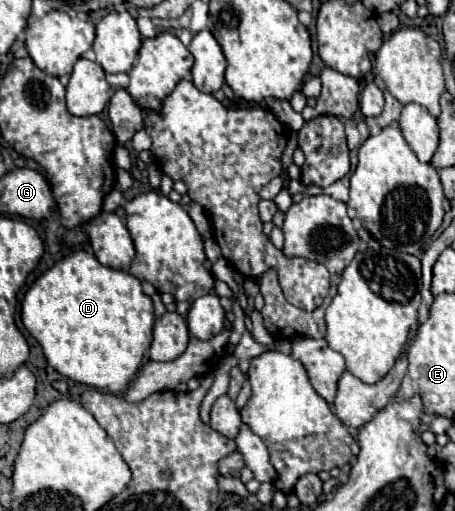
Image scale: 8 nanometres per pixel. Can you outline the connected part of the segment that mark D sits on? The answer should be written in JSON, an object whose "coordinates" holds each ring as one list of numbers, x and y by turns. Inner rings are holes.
{"coordinates":[[87,251,71,253,35,279,21,301,21,319,25,329,43,347,43,353,55,371,107,393,123,393,129,387,151,345,155,321,153,303,141,291,141,281,131,273,101,265,97,257]]}

